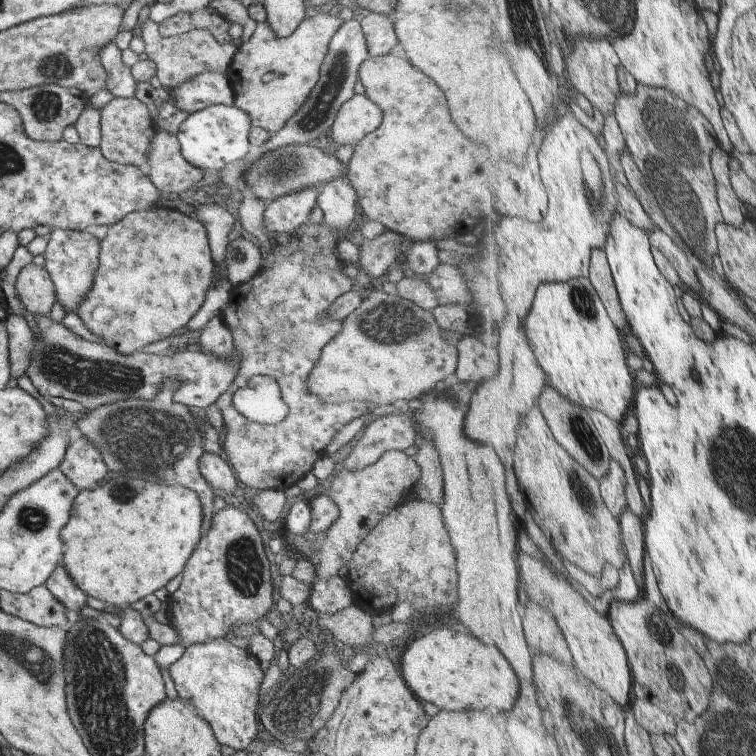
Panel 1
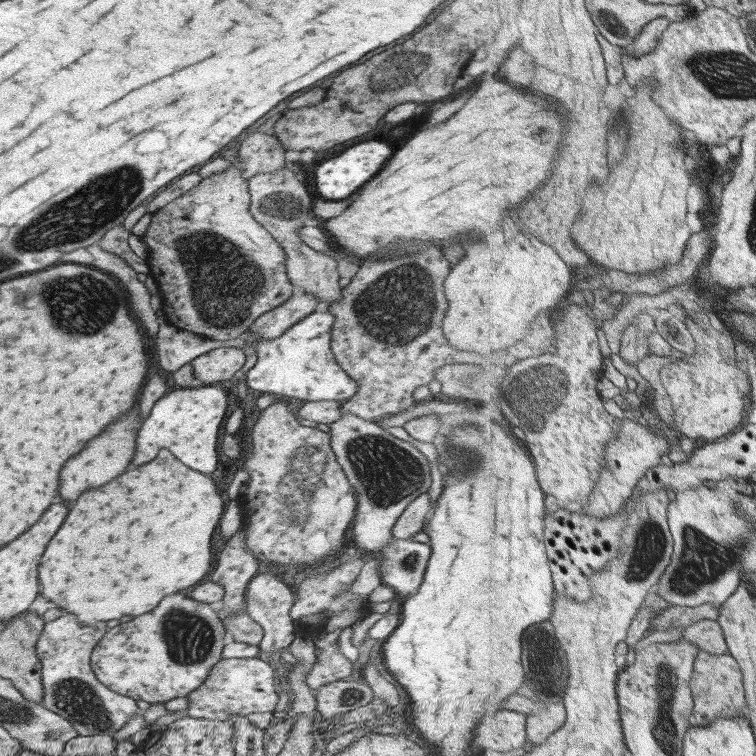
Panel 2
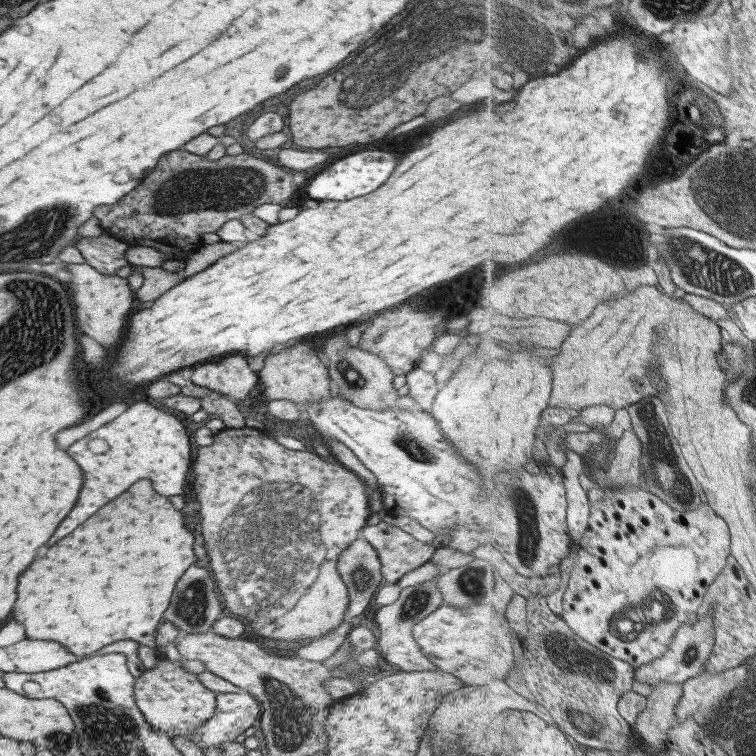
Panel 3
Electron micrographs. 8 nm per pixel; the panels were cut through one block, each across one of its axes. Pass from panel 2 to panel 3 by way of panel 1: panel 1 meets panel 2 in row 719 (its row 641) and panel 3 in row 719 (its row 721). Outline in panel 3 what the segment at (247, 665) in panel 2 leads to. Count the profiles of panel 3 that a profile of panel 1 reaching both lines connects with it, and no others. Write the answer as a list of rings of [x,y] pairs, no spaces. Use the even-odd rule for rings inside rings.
[[[248,692],[236,693],[217,693],[215,698],[214,715],[206,719],[200,727],[196,727],[190,733],[190,740],[201,748],[203,751],[222,744],[222,742],[234,742],[237,736],[244,733],[250,726],[256,726],[258,716],[263,712],[263,708],[259,702]]]

